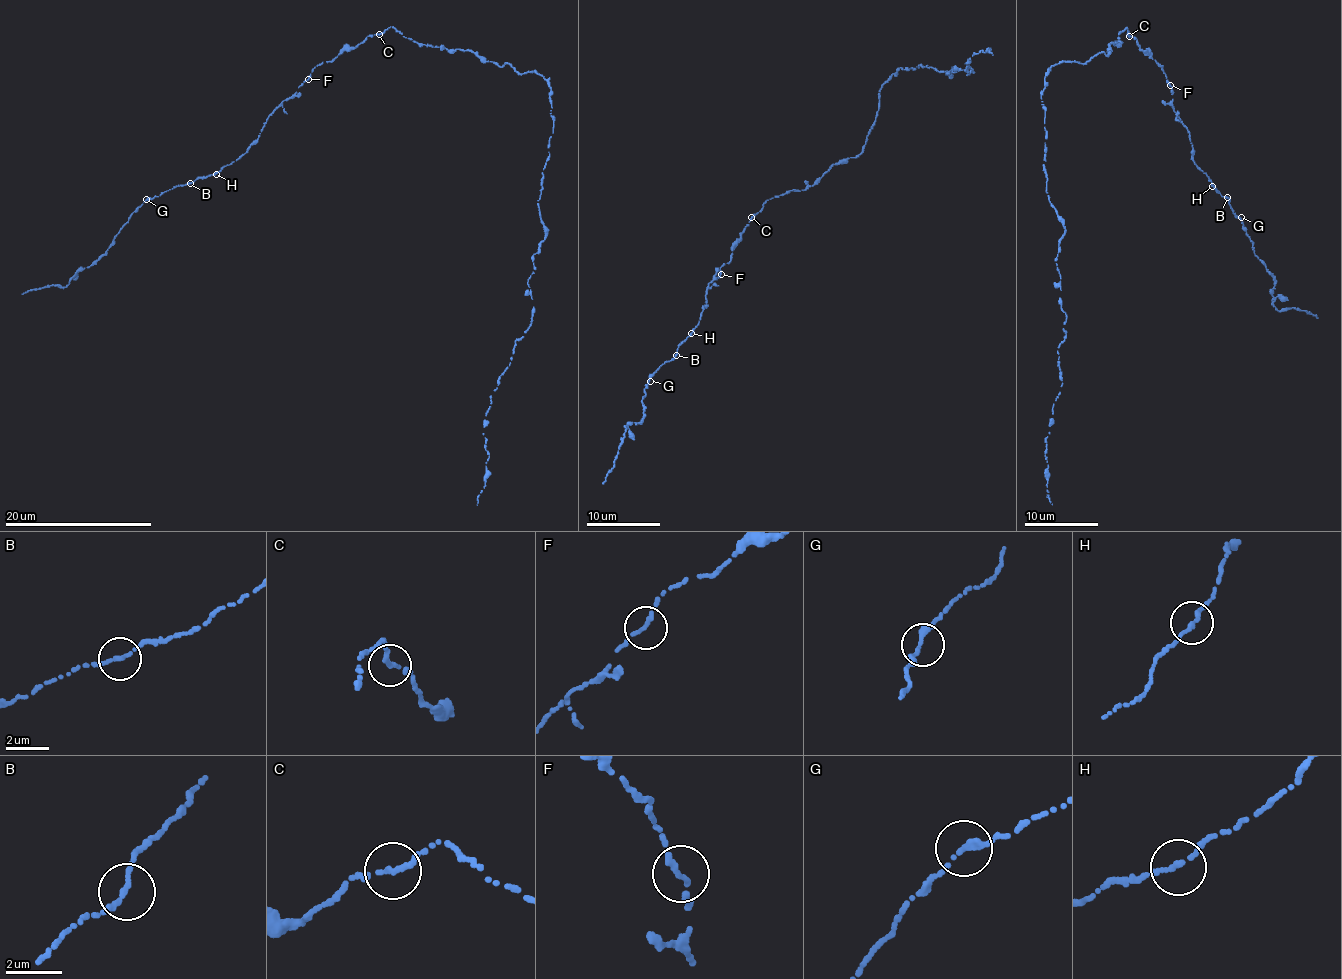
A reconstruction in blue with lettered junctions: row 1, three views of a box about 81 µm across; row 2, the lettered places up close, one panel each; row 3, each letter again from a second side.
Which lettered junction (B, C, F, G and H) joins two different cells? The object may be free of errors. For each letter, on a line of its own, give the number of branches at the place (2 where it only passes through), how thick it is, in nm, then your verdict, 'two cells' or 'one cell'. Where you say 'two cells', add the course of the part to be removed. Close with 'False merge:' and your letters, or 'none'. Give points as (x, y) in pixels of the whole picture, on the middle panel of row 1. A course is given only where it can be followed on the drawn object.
B: branches 2; calibre 190 nm; one cell
C: branches 2; calibre 190 nm; one cell
F: branches 2; calibre 190 nm; one cell
G: branches 2; calibre 220 nm; one cell
H: branches 2; calibre 180 nm; one cell
False merge: none

